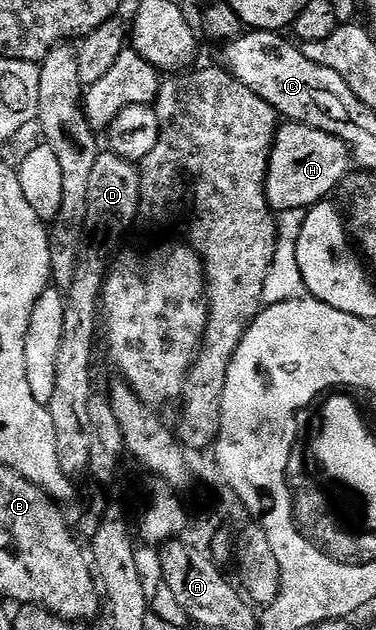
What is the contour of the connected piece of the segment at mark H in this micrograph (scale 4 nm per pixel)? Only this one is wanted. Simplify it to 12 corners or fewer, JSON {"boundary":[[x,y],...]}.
{"boundary":[[276,129],[264,175],[273,213],[327,201],[349,175],[338,138]]}

